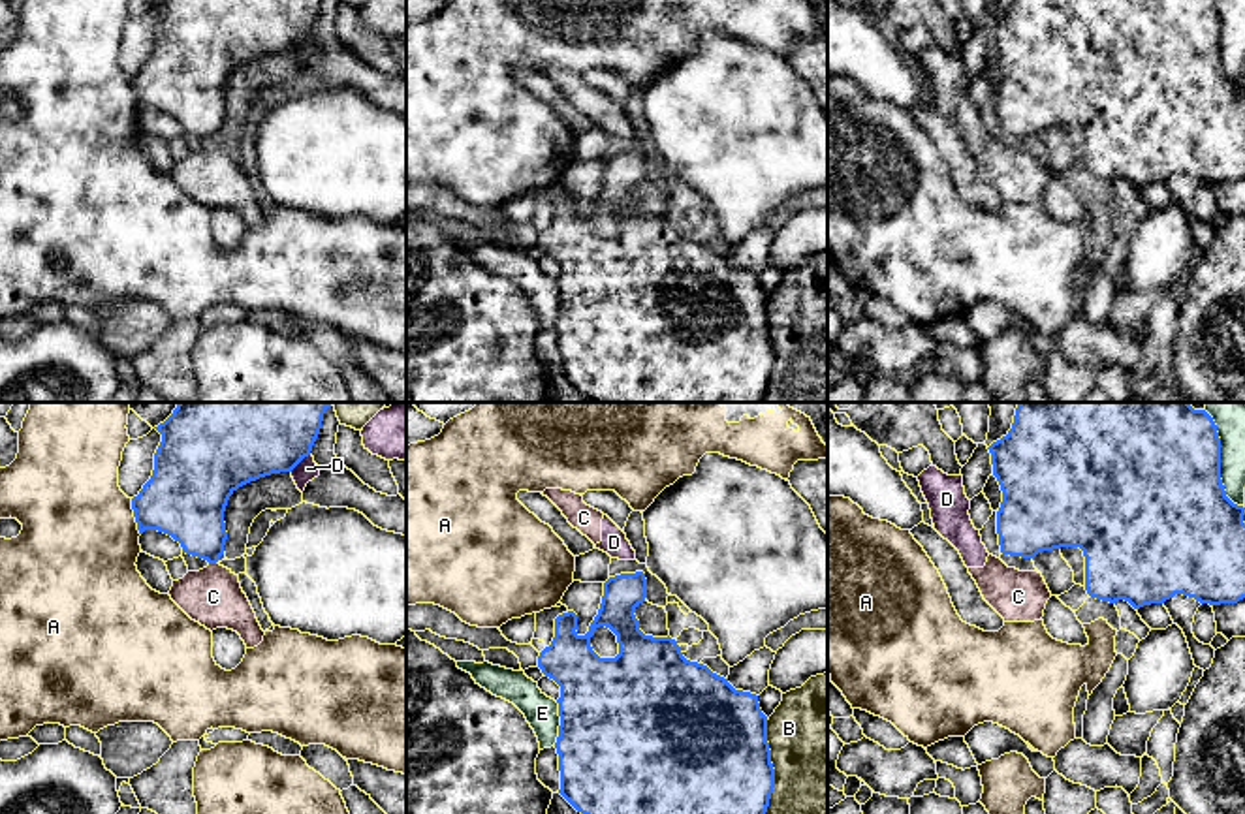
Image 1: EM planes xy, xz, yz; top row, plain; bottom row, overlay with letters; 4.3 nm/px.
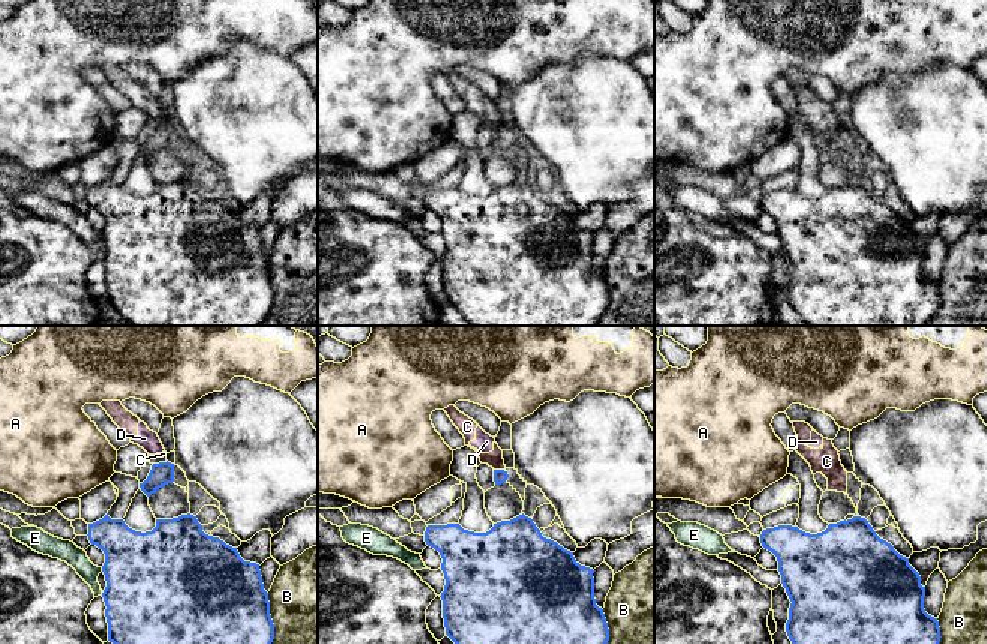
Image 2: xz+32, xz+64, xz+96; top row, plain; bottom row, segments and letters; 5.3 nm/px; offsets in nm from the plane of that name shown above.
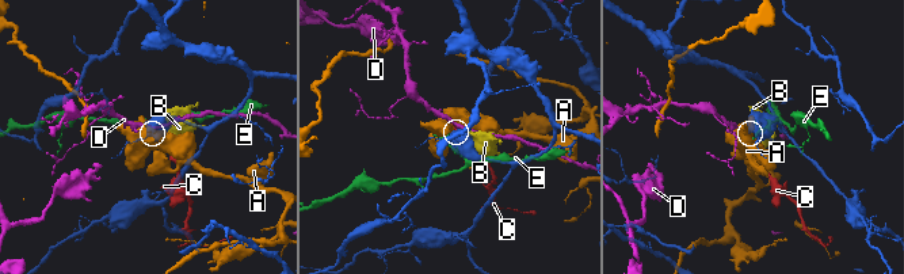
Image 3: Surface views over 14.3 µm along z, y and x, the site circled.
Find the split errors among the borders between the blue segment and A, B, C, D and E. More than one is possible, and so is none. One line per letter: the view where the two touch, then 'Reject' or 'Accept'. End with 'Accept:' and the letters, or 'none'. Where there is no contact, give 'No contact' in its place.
A: Touches blue in xy. Reject
B: Touches blue in xz. Reject
C: Touches blue in xy. Reject
D: Touches blue in xy. Reject
E: Touches blue in xz. Reject
Accept: none

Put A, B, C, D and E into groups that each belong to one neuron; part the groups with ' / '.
A / B / C D / E

